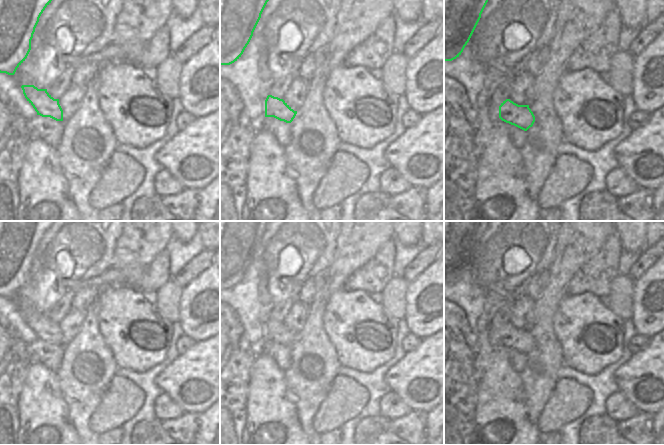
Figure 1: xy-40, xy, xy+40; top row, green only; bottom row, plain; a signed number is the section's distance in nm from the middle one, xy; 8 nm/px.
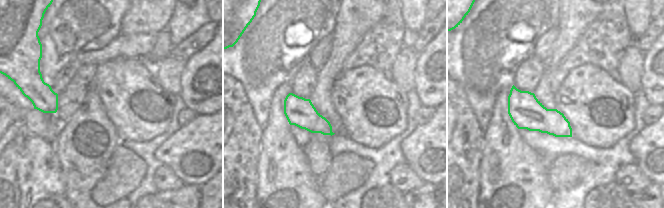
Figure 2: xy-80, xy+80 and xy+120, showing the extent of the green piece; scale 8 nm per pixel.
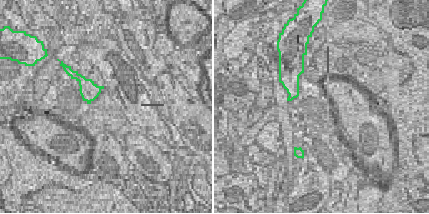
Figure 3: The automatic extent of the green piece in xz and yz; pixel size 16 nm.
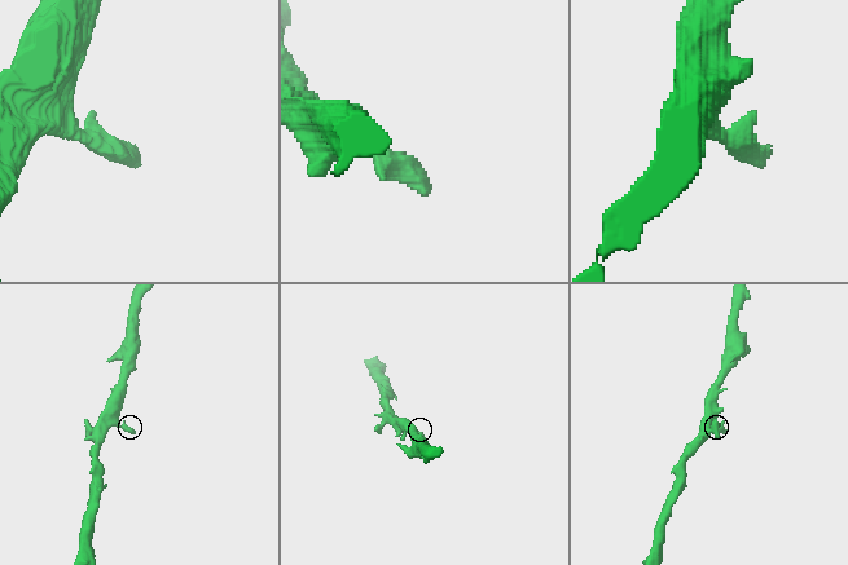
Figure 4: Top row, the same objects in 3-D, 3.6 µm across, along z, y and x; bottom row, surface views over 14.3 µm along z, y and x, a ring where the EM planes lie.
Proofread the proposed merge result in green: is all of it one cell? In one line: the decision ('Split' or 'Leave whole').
Leave whole.

